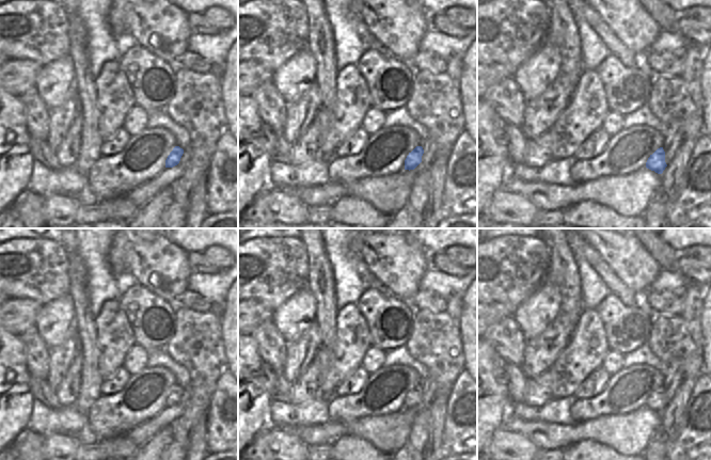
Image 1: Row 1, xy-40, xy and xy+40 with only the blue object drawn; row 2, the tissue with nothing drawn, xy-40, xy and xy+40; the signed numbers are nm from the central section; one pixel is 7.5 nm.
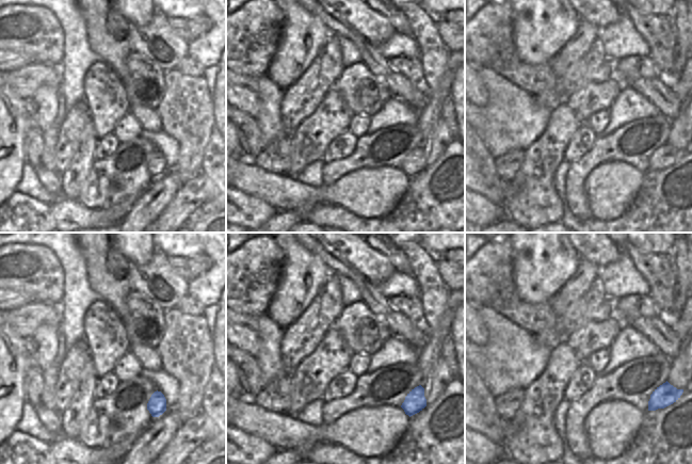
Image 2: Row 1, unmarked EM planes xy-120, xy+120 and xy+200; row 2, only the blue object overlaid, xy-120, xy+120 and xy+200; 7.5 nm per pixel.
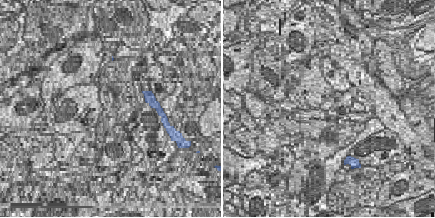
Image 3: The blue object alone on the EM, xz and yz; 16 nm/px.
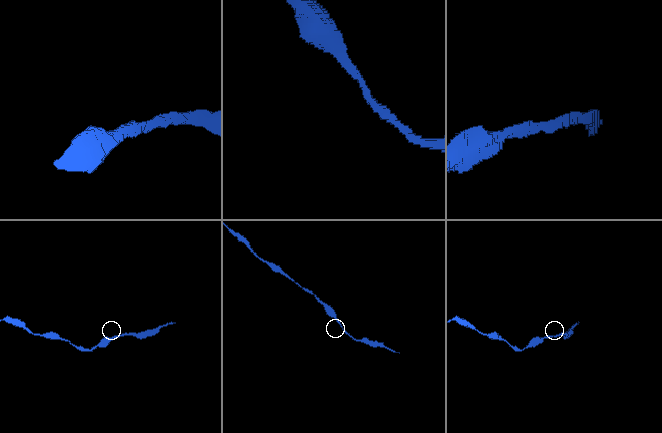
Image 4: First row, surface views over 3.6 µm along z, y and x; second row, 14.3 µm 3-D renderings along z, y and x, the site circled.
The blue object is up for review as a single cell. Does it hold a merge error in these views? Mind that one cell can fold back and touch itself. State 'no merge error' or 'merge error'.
no merge error

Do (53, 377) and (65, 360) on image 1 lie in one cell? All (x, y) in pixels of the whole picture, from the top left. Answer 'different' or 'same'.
same

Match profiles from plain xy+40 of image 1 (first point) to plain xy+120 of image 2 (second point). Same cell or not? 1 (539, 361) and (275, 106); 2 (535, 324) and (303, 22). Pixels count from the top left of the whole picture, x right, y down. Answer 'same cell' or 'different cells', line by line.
1: different cells
2: same cell

